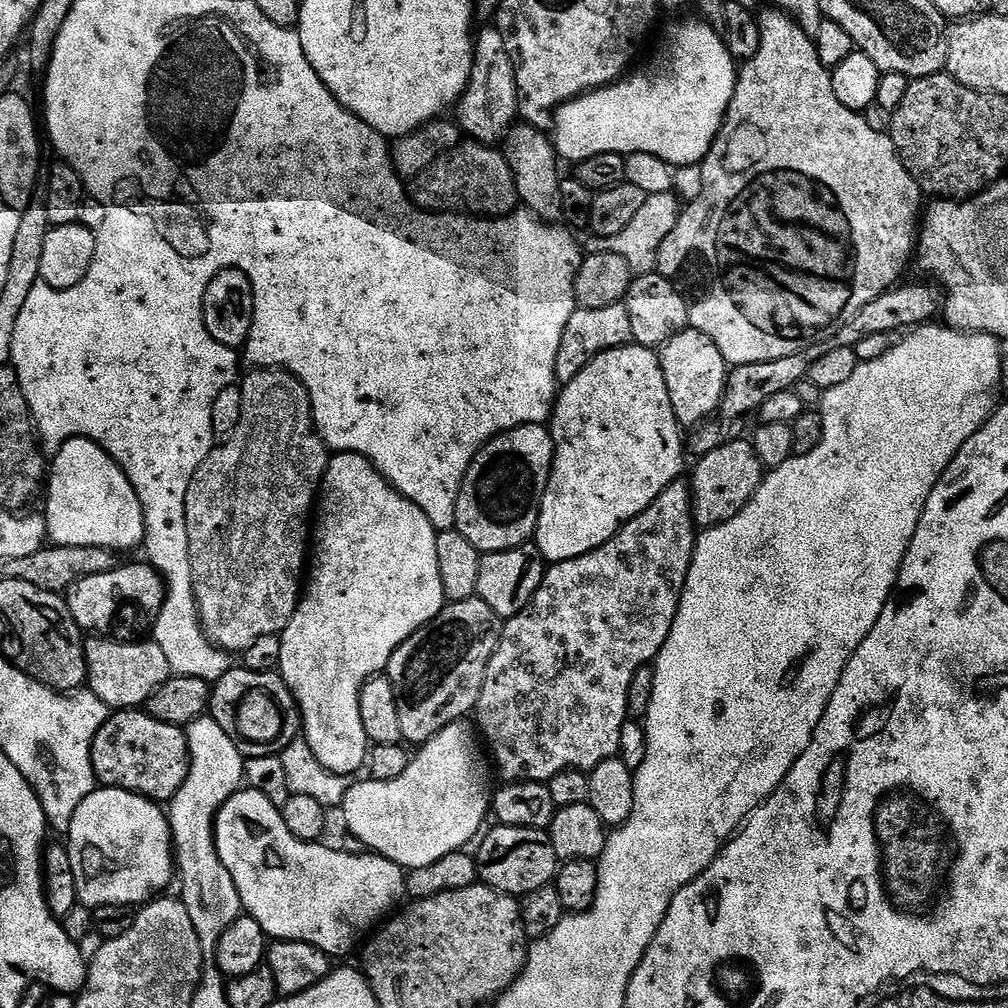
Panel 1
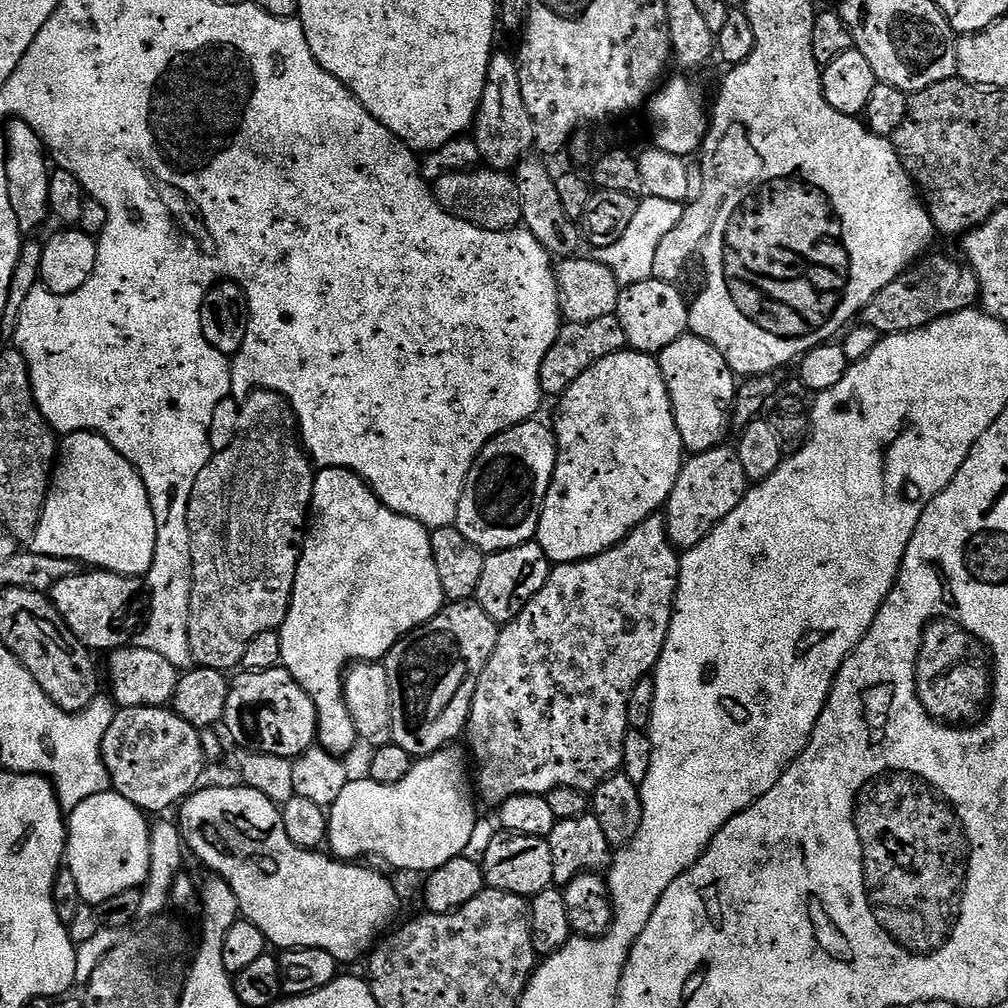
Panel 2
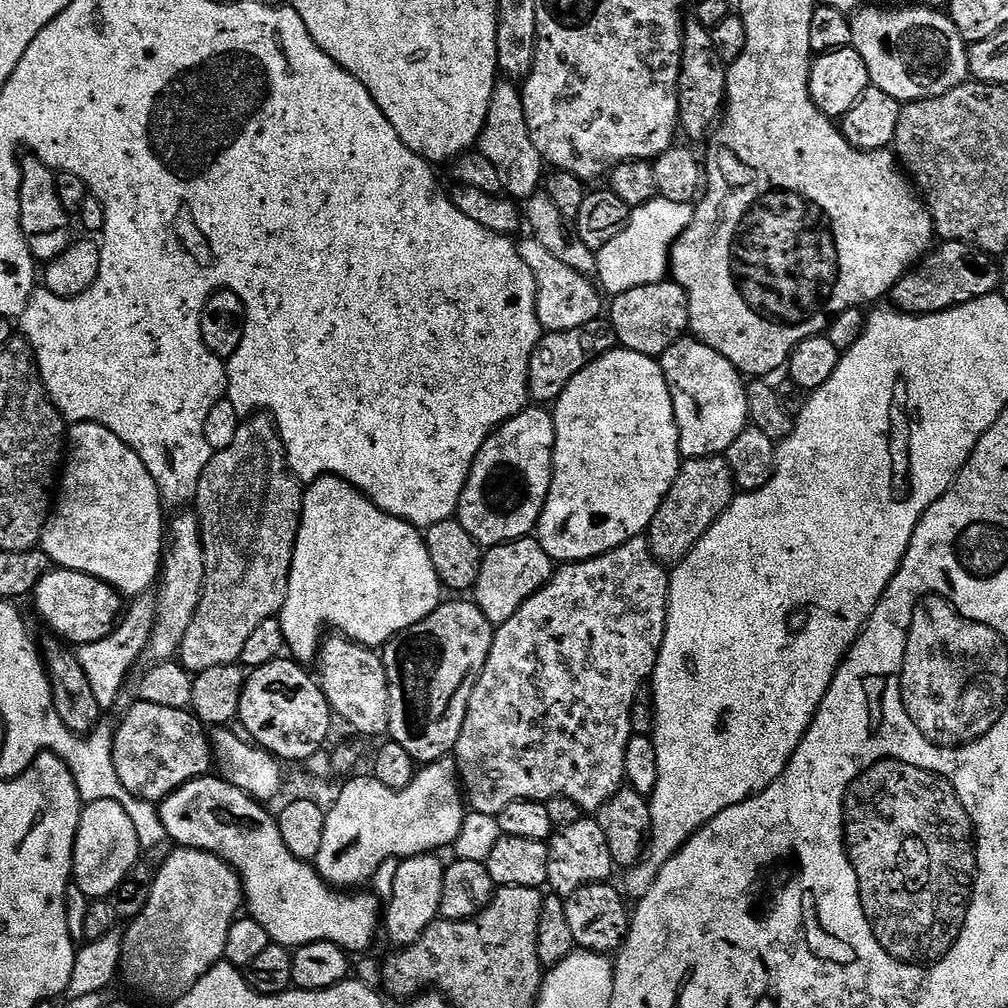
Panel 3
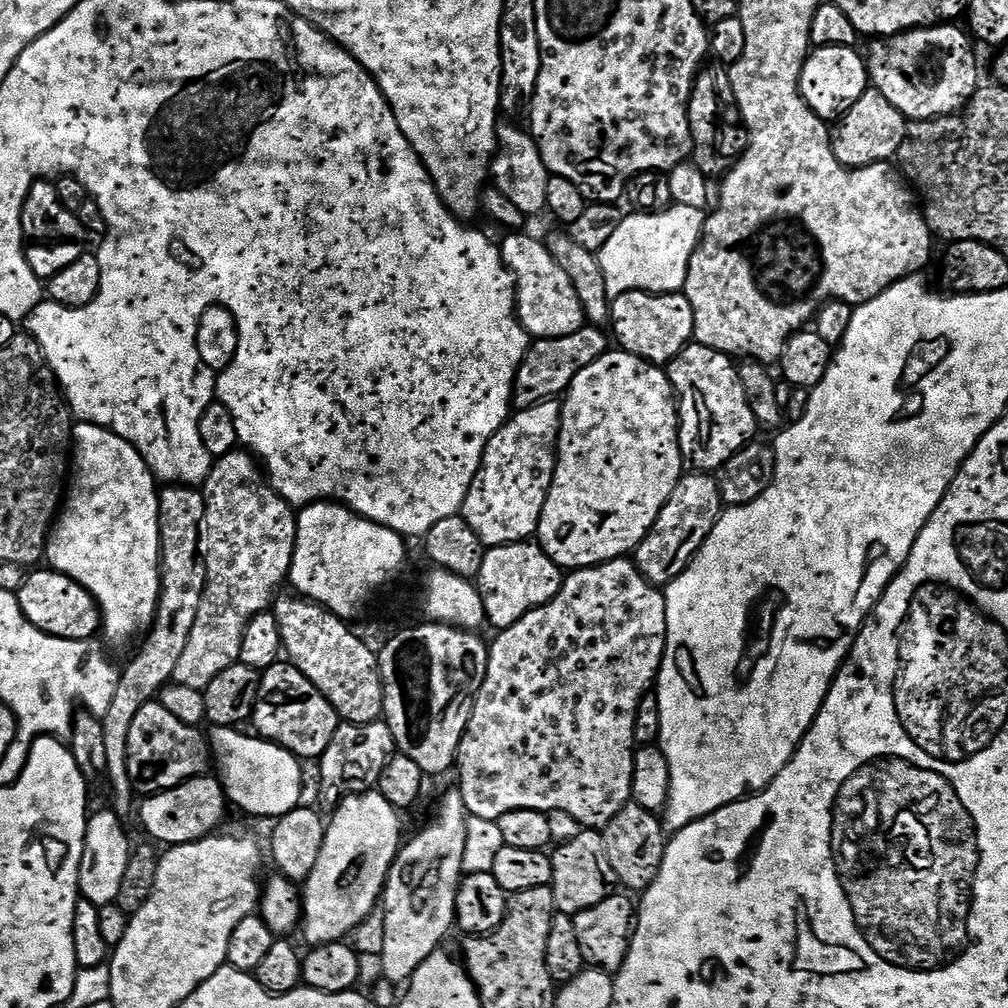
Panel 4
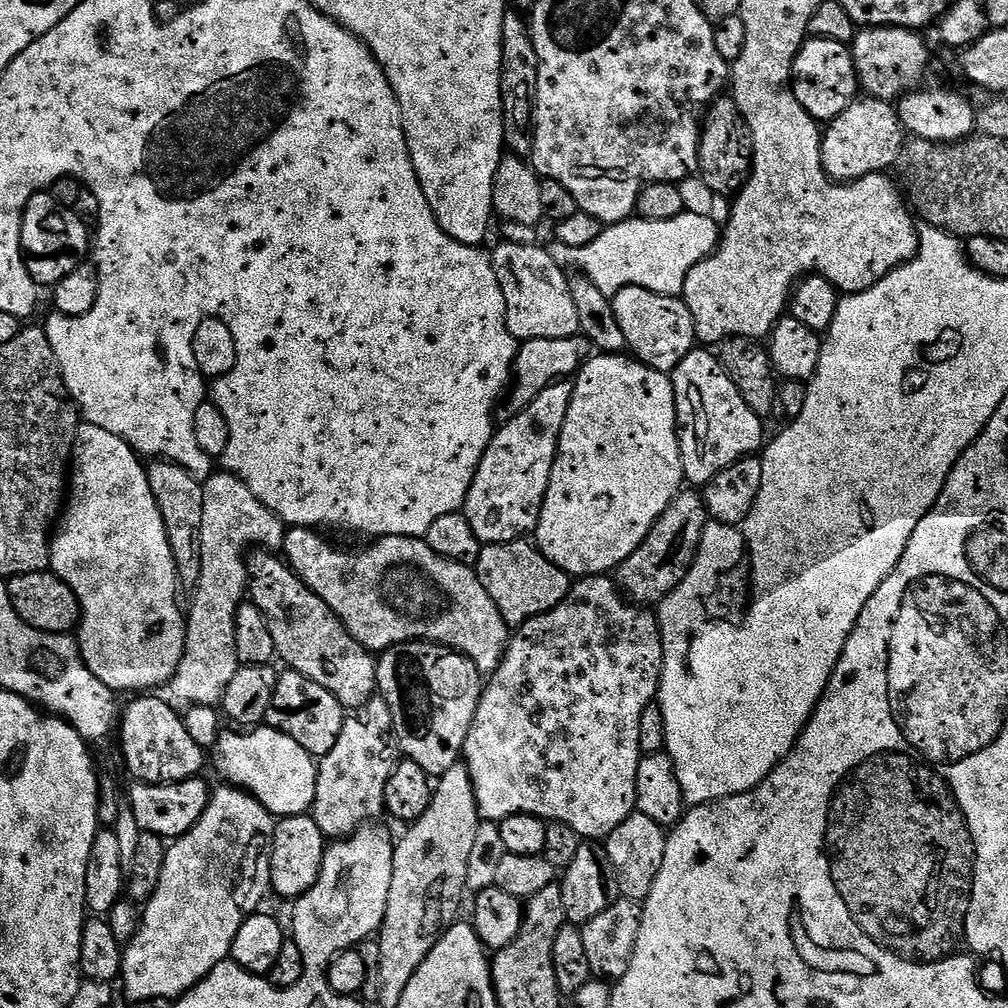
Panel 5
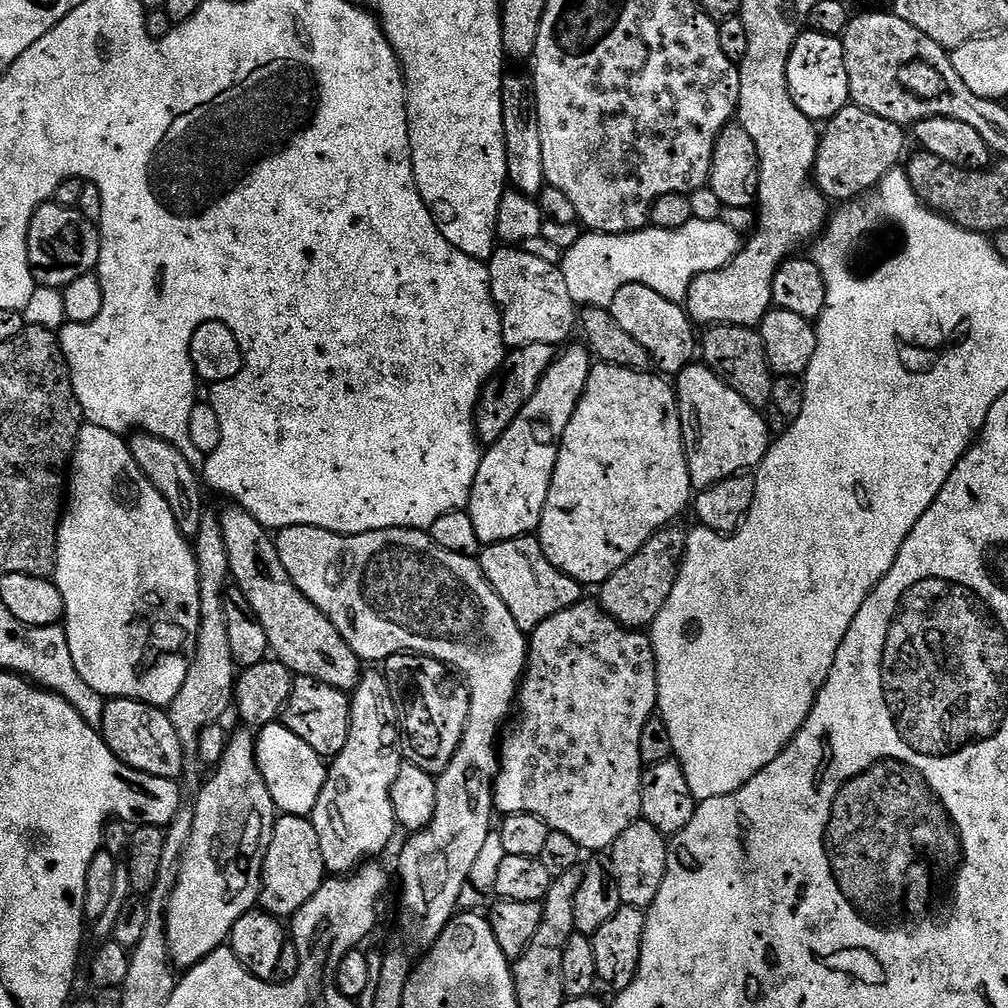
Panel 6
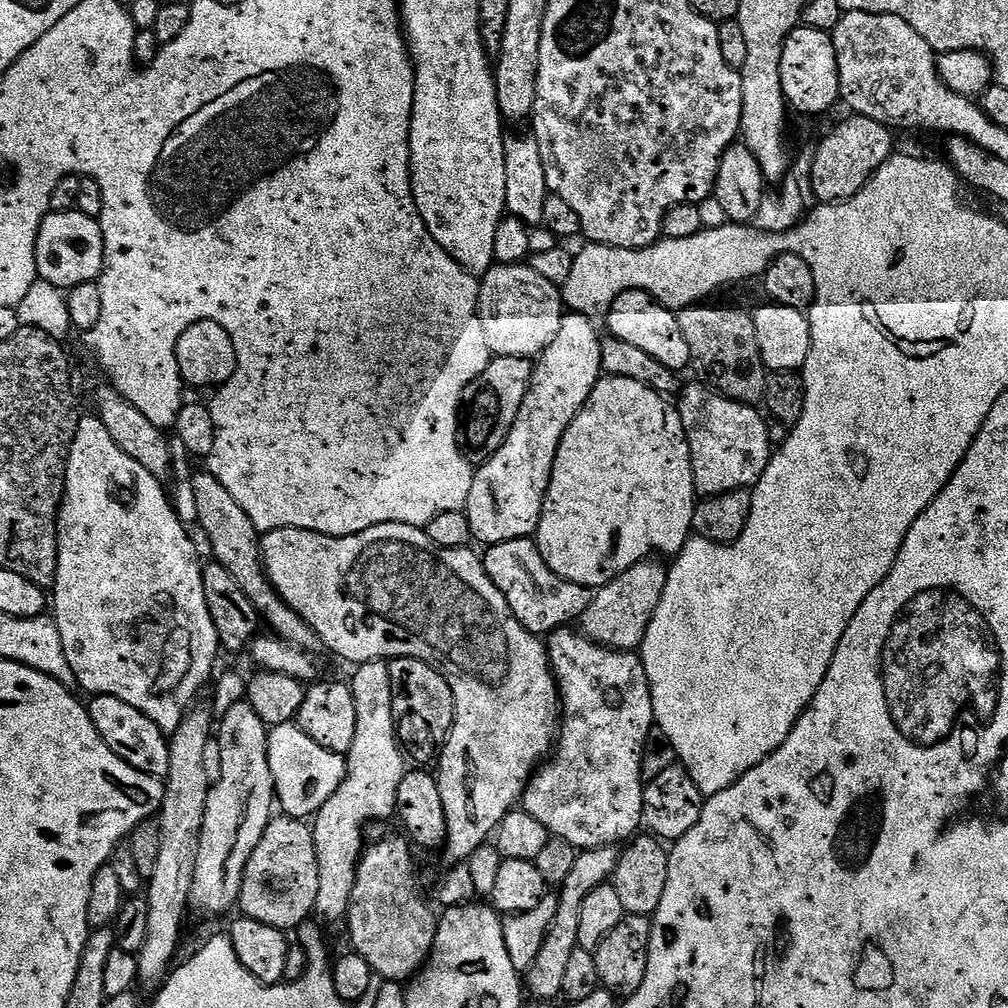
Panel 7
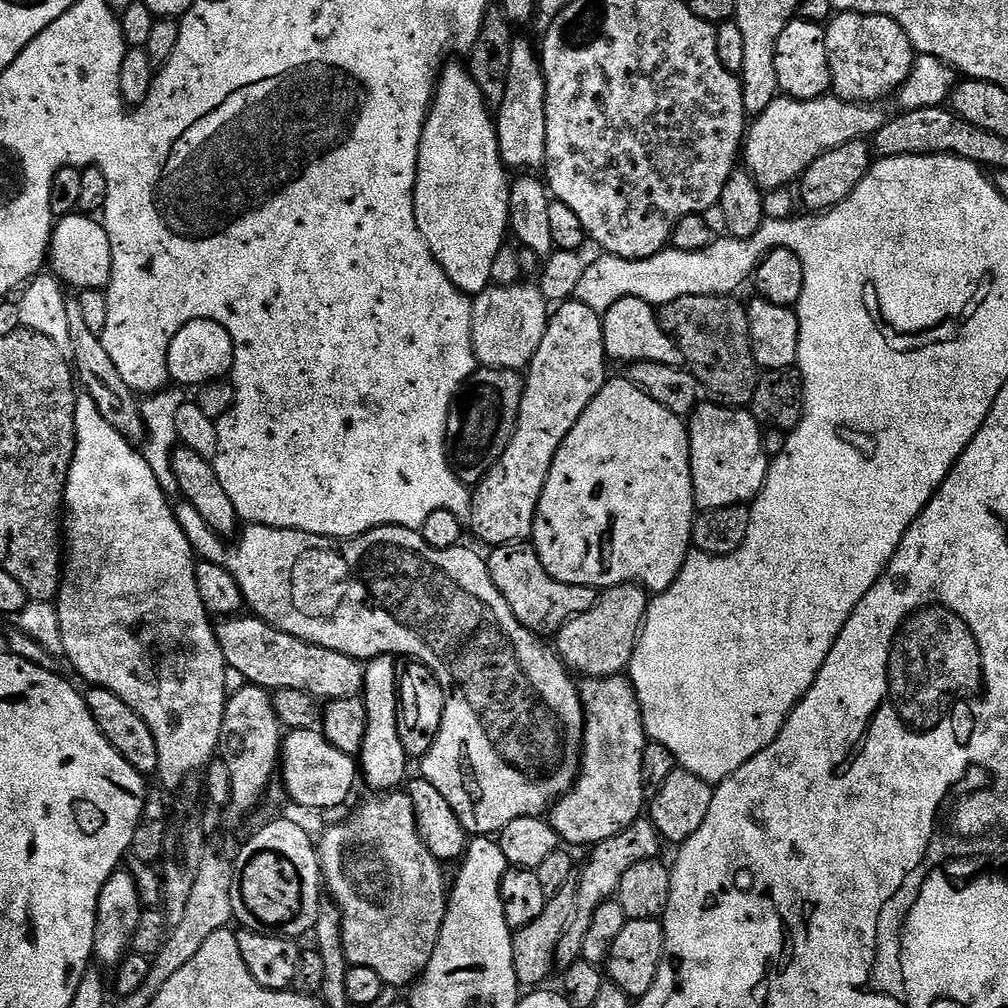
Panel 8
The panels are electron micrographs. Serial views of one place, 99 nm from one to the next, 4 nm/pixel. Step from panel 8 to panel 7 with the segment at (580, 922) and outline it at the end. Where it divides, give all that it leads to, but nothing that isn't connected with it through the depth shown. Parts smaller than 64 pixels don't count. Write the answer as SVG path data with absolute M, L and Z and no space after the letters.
M616 846L606 848L590 848L581 851L576 857L574 867L566 877L566 882L558 888L558 914L546 934L546 942L542 942L542 950L538 950L538 958L534 966L526 974L526 988L540 1000L556 1000L562 996L562 981L570 963L570 954L578 947L578 922L582 915L582 902L598 886L609 883L615 877L616 867L620 861L621 849Z

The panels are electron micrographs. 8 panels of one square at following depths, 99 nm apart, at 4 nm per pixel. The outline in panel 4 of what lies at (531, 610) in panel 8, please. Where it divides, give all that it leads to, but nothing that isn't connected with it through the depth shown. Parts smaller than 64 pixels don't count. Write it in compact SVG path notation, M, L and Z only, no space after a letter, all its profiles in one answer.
M523 540L522 542L514 542L513 544L503 544L497 548L488 548L485 551L484 557L482 558L482 570L478 570L476 579L474 581L476 588L480 591L480 597L482 598L482 606L484 607L484 618L489 625L493 624L493 629L503 630L514 626L514 622L518 622L526 614L530 614L530 610L534 610L538 606L542 606L546 602L550 602L558 594L558 590L564 585L565 573L557 564L548 557L544 552L544 549L540 547L539 543L533 542L532 540Z

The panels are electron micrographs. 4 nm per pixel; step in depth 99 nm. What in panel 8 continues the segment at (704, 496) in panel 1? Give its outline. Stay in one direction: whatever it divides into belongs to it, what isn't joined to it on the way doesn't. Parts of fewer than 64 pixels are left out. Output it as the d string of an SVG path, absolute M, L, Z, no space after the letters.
M635 582L603 589L586 614L578 614L573 620L567 620L555 633L555 651L573 673L581 672L579 675L584 678L623 673L632 661L649 603L649 593Z

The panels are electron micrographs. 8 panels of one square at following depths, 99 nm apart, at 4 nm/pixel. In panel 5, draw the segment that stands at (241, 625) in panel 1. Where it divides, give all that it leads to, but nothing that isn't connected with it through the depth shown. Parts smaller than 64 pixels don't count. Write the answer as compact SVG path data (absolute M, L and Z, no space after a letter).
M223 470L213 471L203 481L204 497L202 498L202 574L198 578L192 600L192 612L187 613L188 629L182 662L178 662L178 670L166 685L167 695L177 709L187 710L194 706L216 706L223 701L226 686L234 679L234 674L242 666L238 662L238 646L234 646L234 630L236 615L240 605L245 603L250 592L248 583L248 562L246 557L250 550L280 550L284 547L286 525L278 519L258 498L246 482L242 482L234 474Z

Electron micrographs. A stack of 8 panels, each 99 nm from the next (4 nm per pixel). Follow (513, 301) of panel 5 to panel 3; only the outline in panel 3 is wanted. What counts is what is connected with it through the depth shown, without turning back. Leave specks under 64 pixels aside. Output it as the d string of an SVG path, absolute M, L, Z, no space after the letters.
M535 238L527 239L521 239L518 247L522 254L522 262L530 266L536 279L536 313L541 329L544 332L574 330L578 326L586 326L586 322L601 319L601 293L597 285L585 273L570 270L570 266L558 262L558 258L554 258L554 254L550 254L550 250L546 250L546 246L539 244Z

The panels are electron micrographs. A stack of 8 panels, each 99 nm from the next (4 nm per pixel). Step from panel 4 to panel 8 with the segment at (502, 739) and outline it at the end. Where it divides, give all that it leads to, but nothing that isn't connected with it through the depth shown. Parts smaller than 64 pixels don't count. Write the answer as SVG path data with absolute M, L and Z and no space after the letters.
M627 675L597 676L579 681L584 703L584 746L580 774L567 794L550 809L550 823L565 845L595 846L614 838L628 824L641 819L646 808L642 754L649 744L636 691Z

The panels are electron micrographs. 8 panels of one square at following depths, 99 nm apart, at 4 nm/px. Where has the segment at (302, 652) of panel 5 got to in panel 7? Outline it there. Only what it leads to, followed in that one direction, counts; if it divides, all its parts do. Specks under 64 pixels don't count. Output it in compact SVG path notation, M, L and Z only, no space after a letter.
M206 470L197 471L193 475L192 482L195 501L198 505L197 525L199 530L204 531L204 536L208 539L209 546L212 547L211 559L217 564L226 566L226 570L230 570L230 575L238 581L238 586L246 590L250 602L254 602L254 606L260 611L261 621L267 627L269 624L272 627L269 629L275 635L299 648L315 649L318 633L276 593L275 586L268 581L268 574L264 570L262 559L262 534L256 529L254 522L250 522L246 510L242 510L242 506L234 502L226 486L222 486L222 482L214 478L214 474Z

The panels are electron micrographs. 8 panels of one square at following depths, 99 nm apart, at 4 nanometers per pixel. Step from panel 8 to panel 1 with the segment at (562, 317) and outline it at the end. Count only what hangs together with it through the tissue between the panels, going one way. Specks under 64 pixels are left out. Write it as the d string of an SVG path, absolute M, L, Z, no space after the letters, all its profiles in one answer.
M523 424L488 441L468 467L468 473L462 482L462 490L456 503L455 531L461 532L466 542L473 544L481 554L525 547L536 535L538 514L542 498L548 489L552 460L555 456L556 447L552 441L551 431L544 424Z

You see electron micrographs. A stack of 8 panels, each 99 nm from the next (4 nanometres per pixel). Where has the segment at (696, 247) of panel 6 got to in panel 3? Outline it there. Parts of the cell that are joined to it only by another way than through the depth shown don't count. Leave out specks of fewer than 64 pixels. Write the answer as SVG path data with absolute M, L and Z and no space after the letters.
M659 198L646 202L646 206L631 209L628 225L620 231L618 238L610 238L610 242L597 251L594 276L599 287L613 297L638 286L661 283L670 272L672 247L690 226L695 213L692 204Z

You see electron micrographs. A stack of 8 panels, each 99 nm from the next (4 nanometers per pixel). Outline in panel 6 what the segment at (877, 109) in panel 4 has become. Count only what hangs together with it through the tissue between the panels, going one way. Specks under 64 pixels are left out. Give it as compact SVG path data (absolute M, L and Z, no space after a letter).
M849 102L845 108L838 110L838 114L834 114L832 120L823 125L818 136L814 183L820 193L832 202L852 202L871 193L880 180L886 178L886 174L894 171L905 159L904 132L905 129L901 125L886 118L878 118L878 114L870 114L870 110L859 108L858 105Z

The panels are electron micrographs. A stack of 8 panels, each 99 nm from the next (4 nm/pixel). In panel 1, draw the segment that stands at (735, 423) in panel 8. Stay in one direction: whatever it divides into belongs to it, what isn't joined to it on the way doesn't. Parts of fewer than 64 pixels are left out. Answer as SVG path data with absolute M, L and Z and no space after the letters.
M687 327L670 338L659 349L662 374L666 378L666 390L670 390L670 406L674 406L676 421L692 430L709 418L715 417L723 400L730 365L722 350L694 327Z

